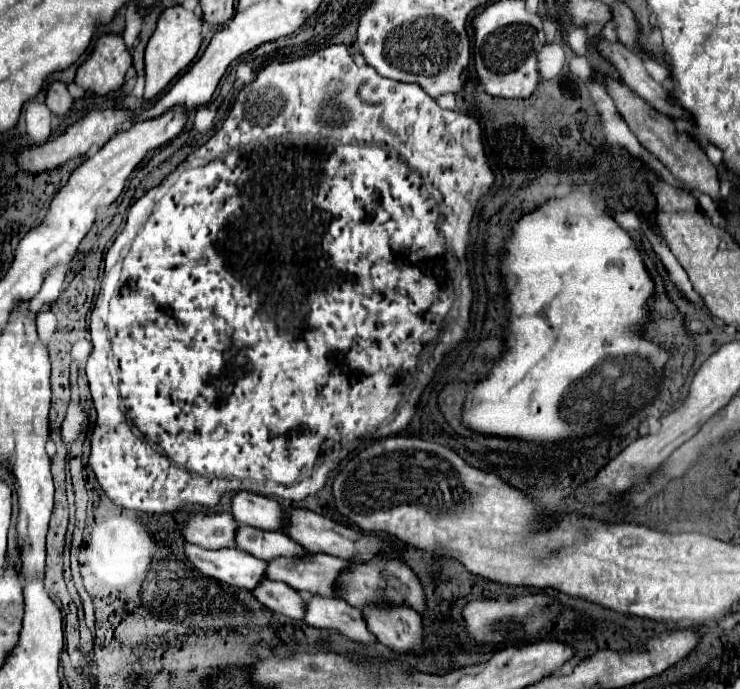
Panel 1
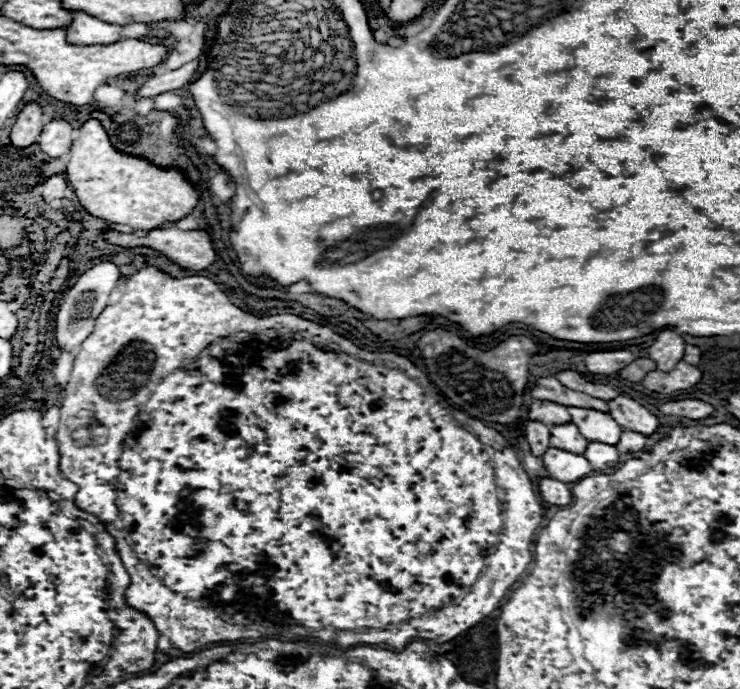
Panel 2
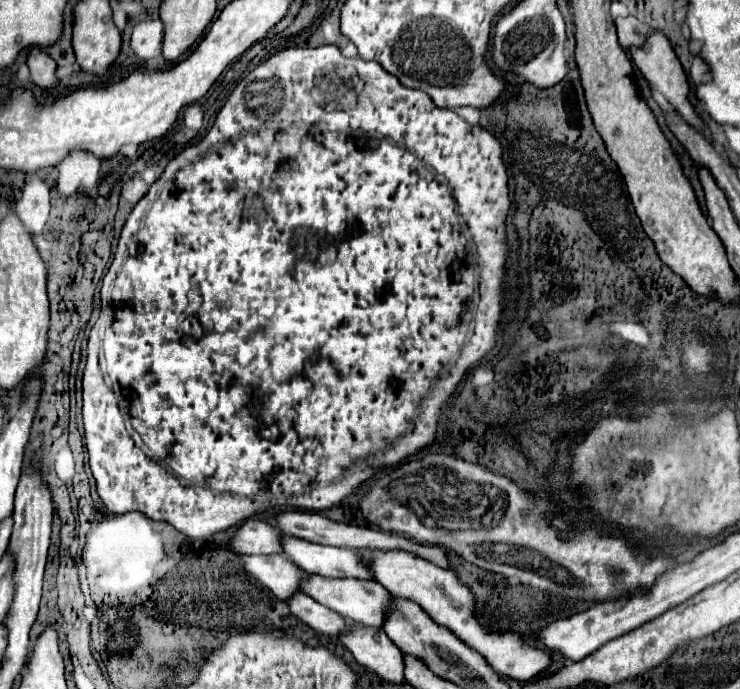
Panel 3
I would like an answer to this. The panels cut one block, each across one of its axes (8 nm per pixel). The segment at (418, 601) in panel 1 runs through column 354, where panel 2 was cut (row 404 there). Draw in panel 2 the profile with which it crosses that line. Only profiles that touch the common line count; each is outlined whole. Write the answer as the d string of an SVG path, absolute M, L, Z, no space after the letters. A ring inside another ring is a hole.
M540 378L534 388L530 390L532 398L540 398L540 400L552 400L552 402L560 402L564 406L574 406L574 408L596 408L600 412L608 412L608 404L604 400L592 398L584 392L576 392L570 390L566 386L562 386L556 378Z

